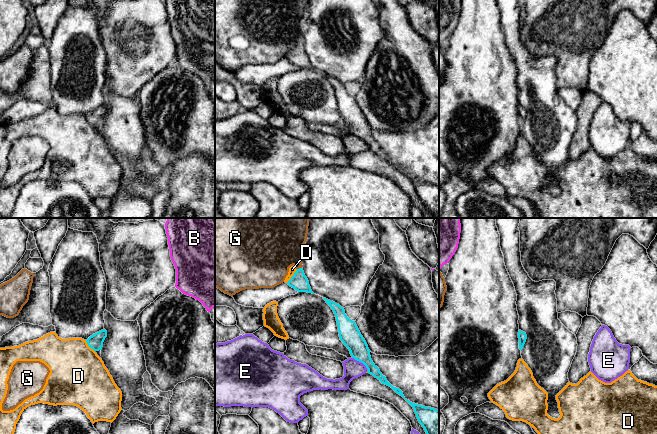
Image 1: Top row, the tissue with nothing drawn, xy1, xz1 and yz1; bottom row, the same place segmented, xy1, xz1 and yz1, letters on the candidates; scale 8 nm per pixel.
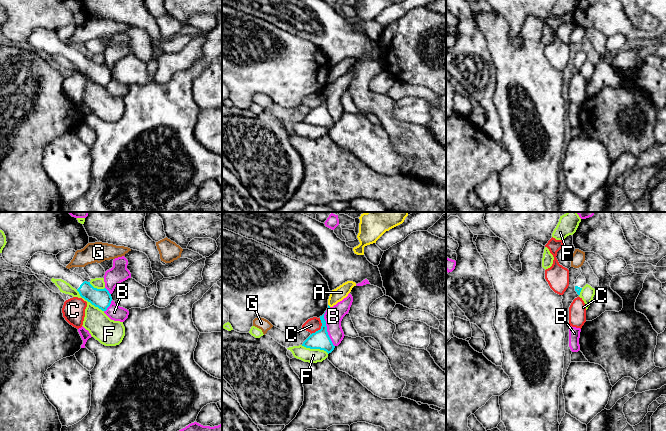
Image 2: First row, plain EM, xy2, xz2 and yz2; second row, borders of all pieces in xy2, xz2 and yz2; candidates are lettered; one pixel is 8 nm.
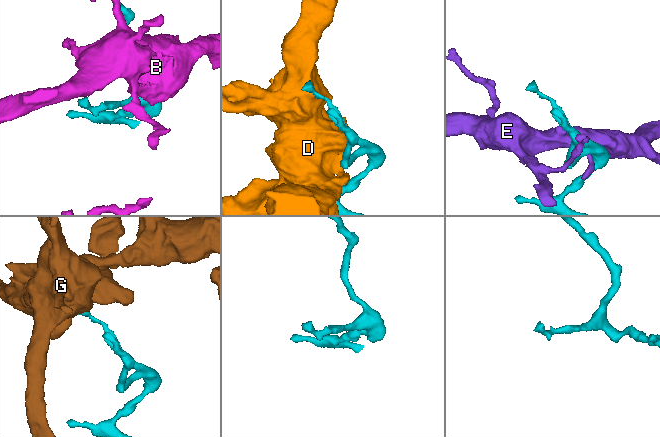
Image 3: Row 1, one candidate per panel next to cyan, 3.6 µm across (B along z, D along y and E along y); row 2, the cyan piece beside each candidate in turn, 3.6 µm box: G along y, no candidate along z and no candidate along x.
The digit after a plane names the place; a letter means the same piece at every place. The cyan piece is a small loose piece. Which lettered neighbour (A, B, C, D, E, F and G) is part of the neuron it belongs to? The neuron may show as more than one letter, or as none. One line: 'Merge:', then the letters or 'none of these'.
Merge: none of these

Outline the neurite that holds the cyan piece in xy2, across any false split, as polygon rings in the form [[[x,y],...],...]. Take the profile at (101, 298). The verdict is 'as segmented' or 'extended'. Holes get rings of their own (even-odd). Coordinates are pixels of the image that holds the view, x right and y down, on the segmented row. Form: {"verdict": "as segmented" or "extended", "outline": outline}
{"verdict": "extended", "outline": [[[43,252],[35,253],[28,261],[26,267],[33,273],[44,275],[49,279],[62,279],[75,288],[80,296],[102,311],[110,306],[112,297],[109,291],[94,288],[90,282],[59,263],[56,255]]]}

